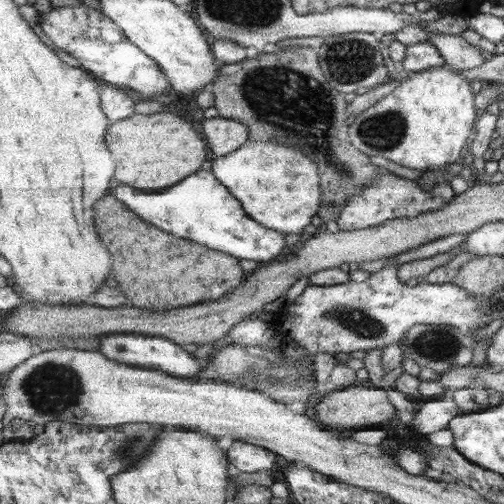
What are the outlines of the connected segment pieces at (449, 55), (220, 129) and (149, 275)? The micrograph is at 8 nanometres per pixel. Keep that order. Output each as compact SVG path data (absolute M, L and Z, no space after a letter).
M430 32L428 41L431 45L439 48L447 65L459 70L478 69L487 61L481 49L470 44L463 36L453 34L434 34Z
M221 116L204 119L199 128L215 151L213 157L227 156L250 140L247 125Z
M114 194L105 195L103 202L95 205L95 208L99 232L107 232L103 242L107 242L115 254L117 280L121 282L121 290L127 294L133 306L149 310L171 310L219 300L235 291L249 275L241 268L240 258L159 230L157 226L141 220L135 211L131 211Z

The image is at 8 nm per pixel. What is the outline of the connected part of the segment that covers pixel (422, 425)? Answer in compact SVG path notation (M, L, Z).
M447 391L444 396L431 398L422 406L417 407L415 420L411 427L420 435L433 434L433 432L448 429L450 423L461 414L451 392Z

